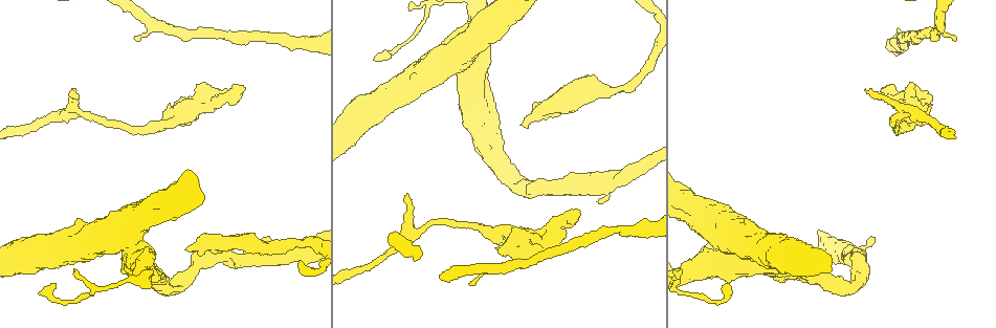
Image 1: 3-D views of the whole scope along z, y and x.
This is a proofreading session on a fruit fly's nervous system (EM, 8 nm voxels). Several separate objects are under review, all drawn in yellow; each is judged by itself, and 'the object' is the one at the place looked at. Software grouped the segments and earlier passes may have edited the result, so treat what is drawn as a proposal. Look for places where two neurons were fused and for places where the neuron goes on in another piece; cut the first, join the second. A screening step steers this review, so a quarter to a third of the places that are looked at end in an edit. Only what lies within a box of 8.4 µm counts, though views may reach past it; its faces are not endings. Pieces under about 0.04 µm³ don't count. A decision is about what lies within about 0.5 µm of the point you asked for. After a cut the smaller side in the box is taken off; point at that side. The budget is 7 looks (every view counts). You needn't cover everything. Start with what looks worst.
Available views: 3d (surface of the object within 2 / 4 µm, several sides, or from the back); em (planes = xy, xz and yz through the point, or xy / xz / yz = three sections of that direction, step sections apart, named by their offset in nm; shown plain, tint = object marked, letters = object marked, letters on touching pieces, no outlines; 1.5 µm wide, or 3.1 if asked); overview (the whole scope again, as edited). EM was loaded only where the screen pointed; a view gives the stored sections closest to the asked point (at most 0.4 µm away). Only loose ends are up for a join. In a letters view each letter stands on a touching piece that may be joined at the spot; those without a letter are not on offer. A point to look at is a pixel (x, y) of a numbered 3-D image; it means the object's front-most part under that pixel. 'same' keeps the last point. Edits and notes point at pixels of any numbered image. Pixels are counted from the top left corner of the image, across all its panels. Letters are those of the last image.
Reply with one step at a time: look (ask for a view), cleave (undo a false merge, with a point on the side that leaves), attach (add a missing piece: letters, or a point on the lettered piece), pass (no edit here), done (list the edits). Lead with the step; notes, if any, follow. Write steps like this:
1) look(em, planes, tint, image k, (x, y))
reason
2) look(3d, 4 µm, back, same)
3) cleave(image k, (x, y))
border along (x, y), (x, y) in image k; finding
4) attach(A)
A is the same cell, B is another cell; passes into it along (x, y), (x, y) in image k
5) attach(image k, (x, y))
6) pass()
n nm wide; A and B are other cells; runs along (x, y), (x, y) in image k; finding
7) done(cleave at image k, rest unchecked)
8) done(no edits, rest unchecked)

look(em, 3.1 µm, planes, letters, image 1, (187, 248))
free end

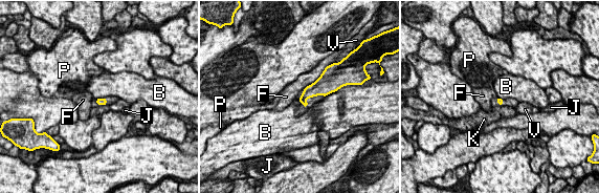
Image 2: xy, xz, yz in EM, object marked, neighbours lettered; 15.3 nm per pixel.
pass()
B, F, J, K, P and V are other cells; border along (334, 91), (325, 97) in image 2; no lettered piece goes on from it

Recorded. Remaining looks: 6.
look(3d, 4 µm, image 1, (243, 92))
an open end

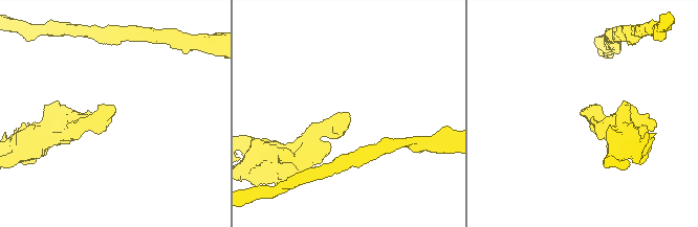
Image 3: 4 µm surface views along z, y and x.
look(em, planes, plain, image 3, (580, 114))
shape alone is not enough

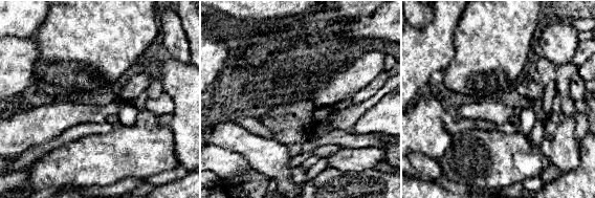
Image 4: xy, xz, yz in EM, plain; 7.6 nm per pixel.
look(em, planes, letters, same)
see the neighbours

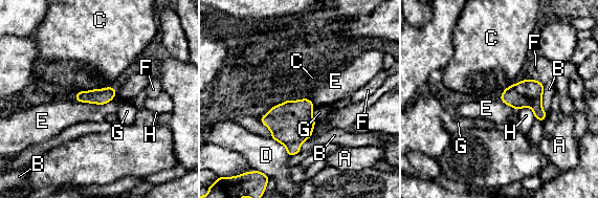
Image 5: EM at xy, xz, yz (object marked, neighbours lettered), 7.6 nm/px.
pass()
A, B, C, D, E, F, G and H are other cells; no lettered piece goes on from it

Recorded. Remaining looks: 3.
look(em, planes, letters, image 1, (137, 38))
an open end

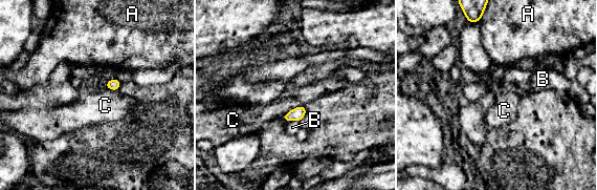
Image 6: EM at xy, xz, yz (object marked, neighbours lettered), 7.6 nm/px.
pass()
A, B and C are other cells; border along (299, 121), (287, 122) in image 6; none of them fits

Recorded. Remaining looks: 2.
done(no edits, rest unchecked)

